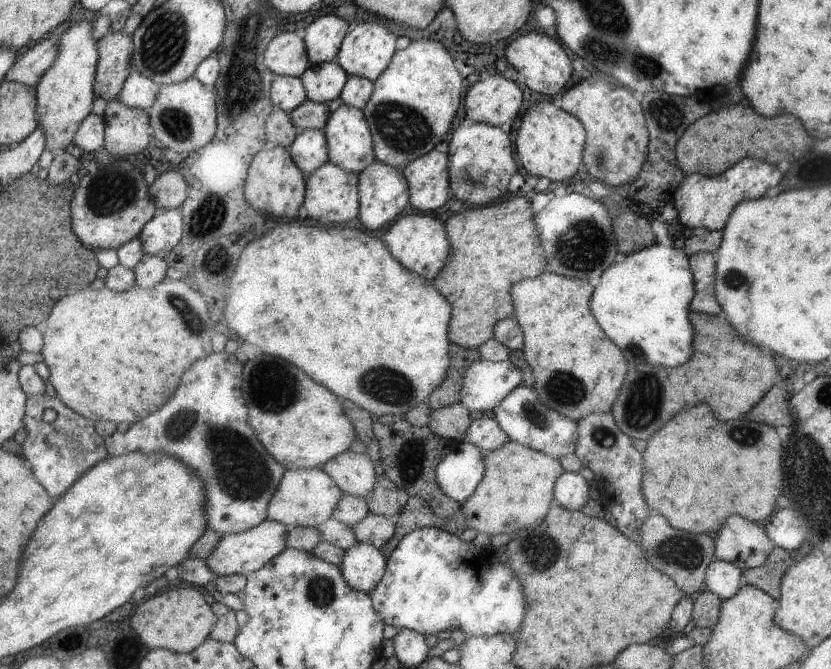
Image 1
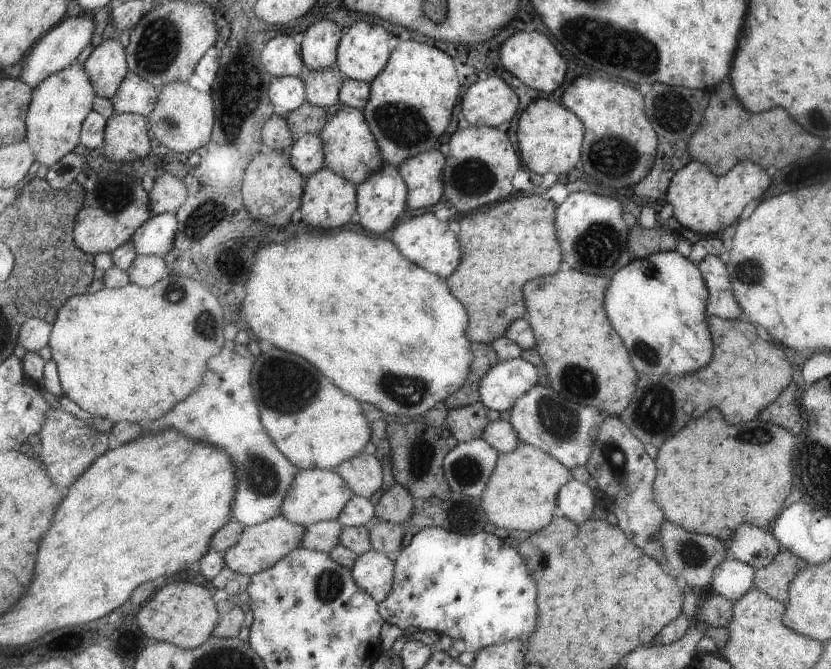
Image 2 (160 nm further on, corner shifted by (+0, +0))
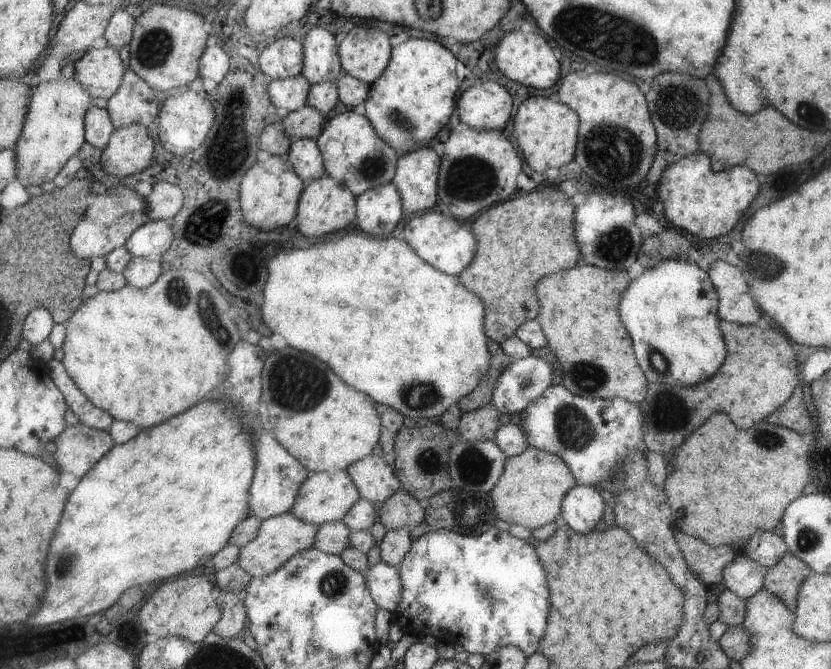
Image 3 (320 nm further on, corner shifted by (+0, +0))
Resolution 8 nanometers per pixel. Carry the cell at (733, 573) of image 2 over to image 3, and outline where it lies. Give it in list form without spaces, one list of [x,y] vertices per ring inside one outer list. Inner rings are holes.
[[[739,554],[722,570],[722,584],[737,596],[748,599],[763,586],[767,568]]]

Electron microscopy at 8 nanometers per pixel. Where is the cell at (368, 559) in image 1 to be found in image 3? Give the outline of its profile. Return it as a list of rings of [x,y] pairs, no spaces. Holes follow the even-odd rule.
[[[381,560],[369,568],[365,575],[375,602],[378,602],[380,608],[391,613],[398,609],[399,601],[402,600],[402,581],[398,567],[391,566]]]

